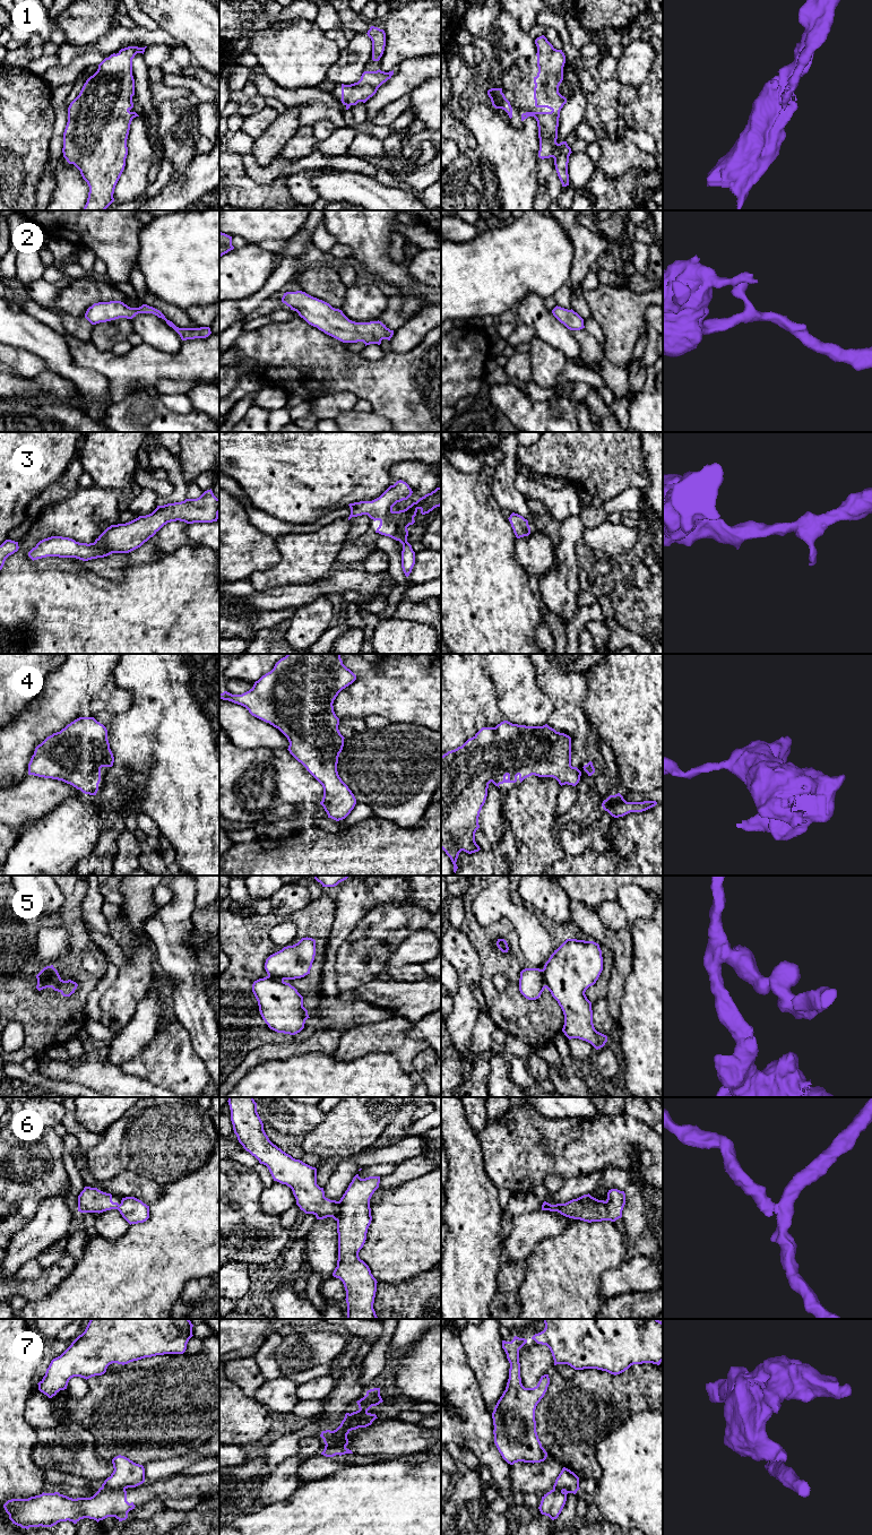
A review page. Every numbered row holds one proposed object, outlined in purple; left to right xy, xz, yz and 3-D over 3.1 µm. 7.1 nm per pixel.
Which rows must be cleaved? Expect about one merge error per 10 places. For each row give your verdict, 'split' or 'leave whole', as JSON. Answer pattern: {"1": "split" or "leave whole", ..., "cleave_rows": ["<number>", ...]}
{"1": "leave whole", "2": "leave whole", "3": "leave whole", "4": "leave whole", "5": "split", "6": "split", "7": "split", "cleave_rows": ["5", "6", "7"]}

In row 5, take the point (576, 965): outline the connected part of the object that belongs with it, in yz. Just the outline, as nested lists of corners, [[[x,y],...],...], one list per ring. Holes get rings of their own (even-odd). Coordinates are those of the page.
[[[567,939],[554,950],[541,971],[545,988],[563,1011],[564,1035],[569,1040],[586,1041],[596,1050],[603,1047],[607,1036],[595,1029],[592,1002],[585,994],[603,971],[599,945],[594,941]]]

